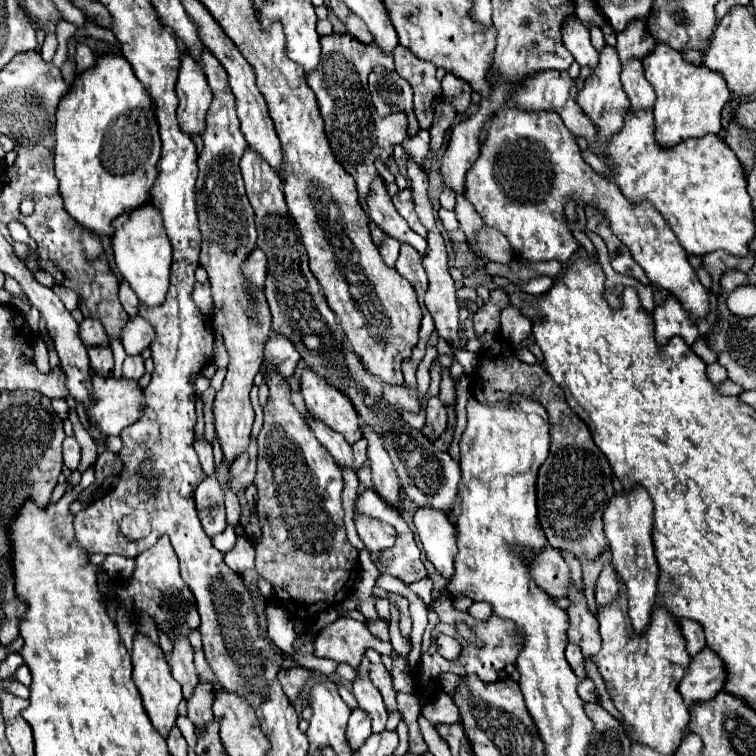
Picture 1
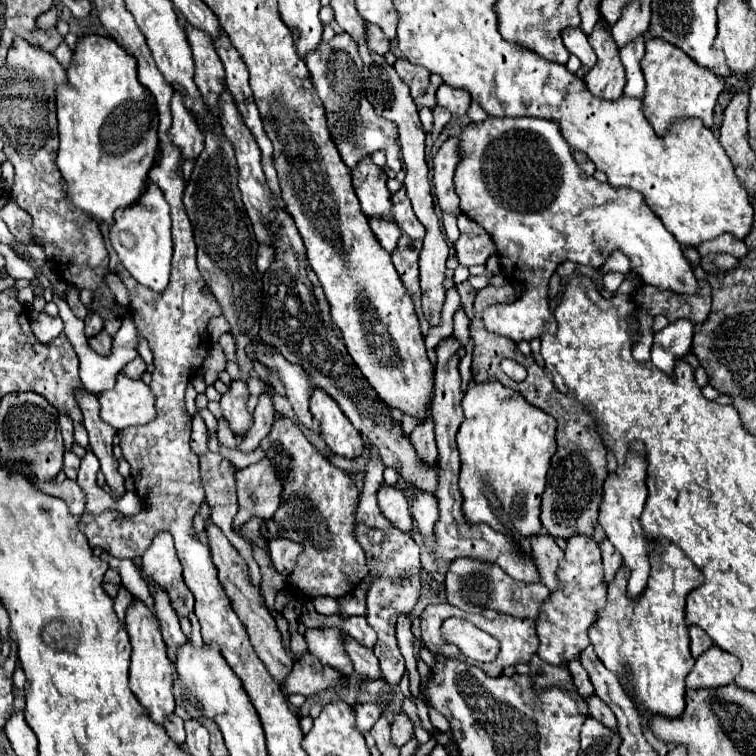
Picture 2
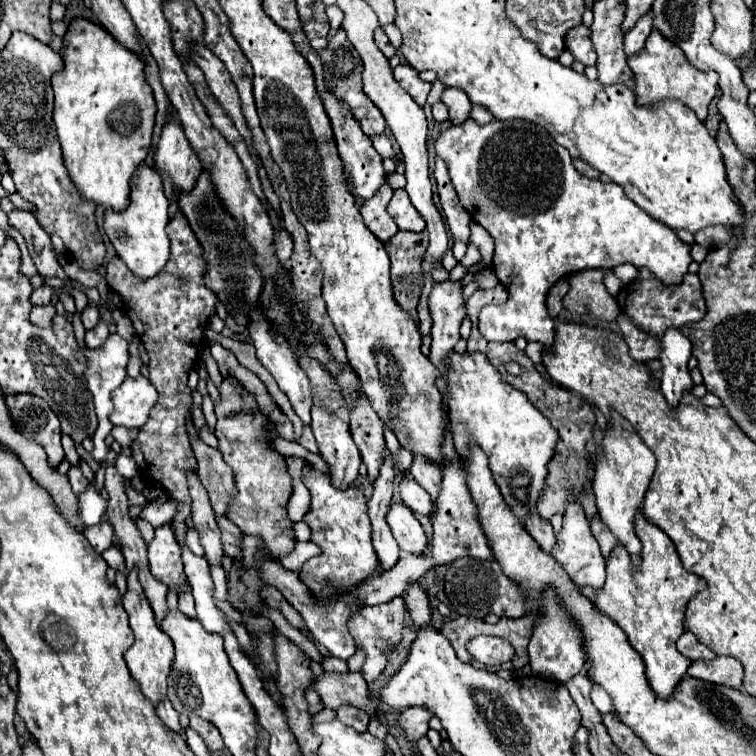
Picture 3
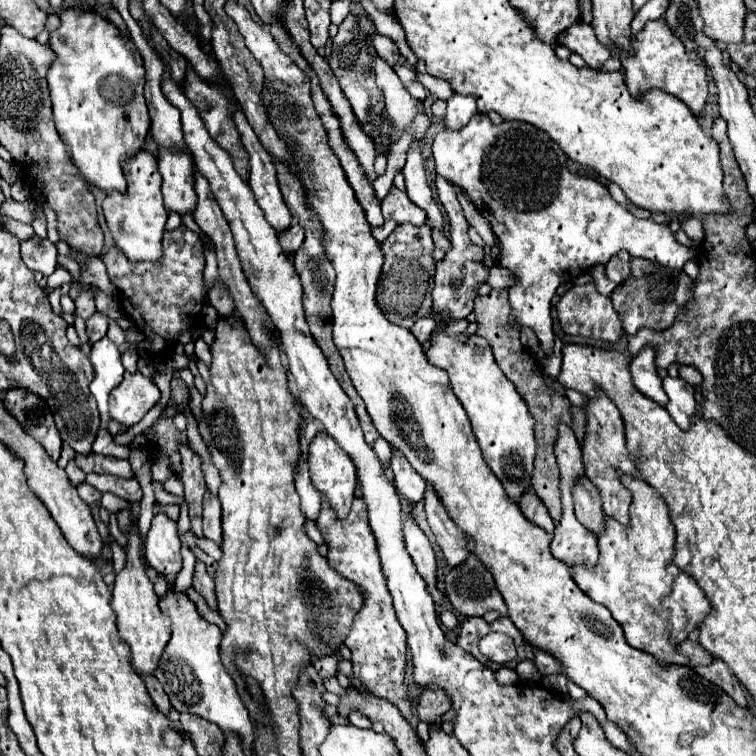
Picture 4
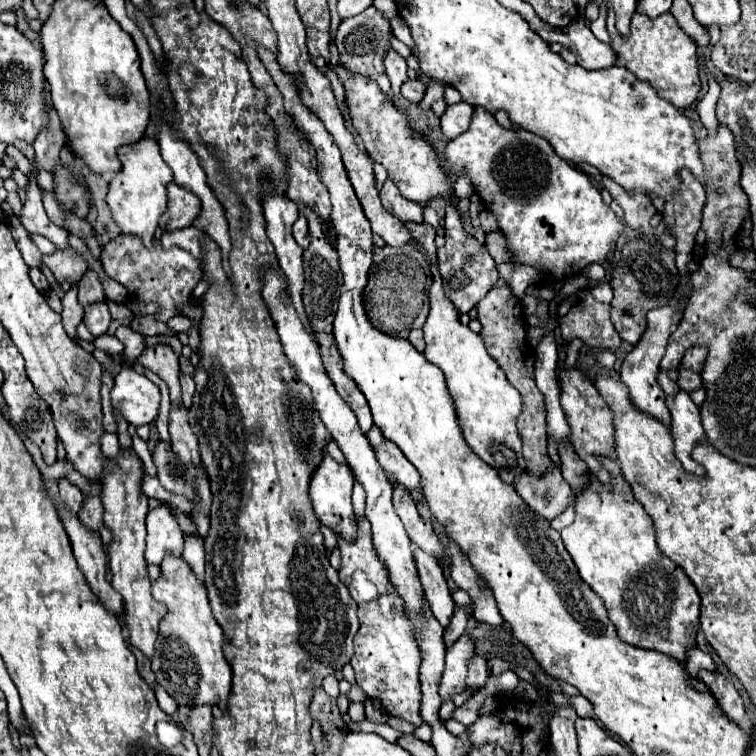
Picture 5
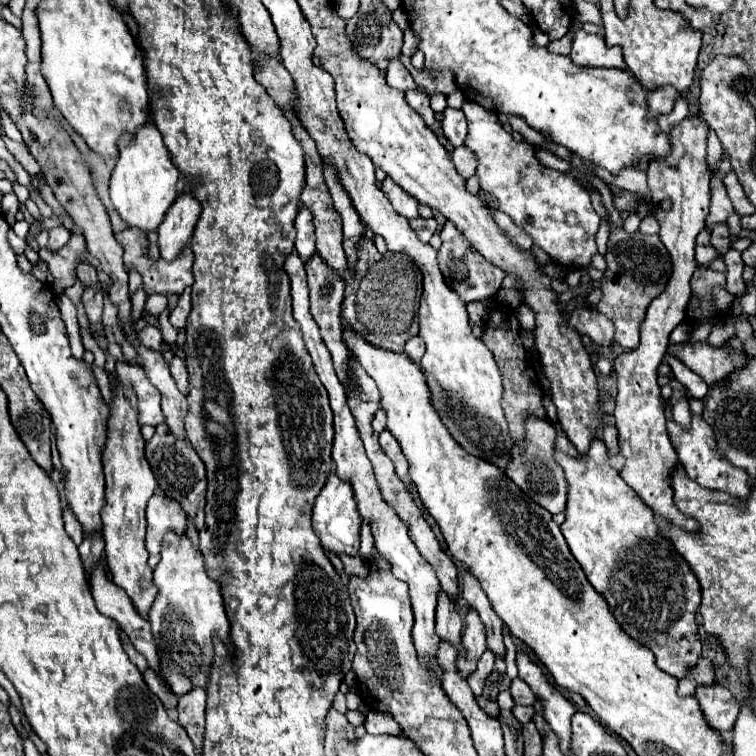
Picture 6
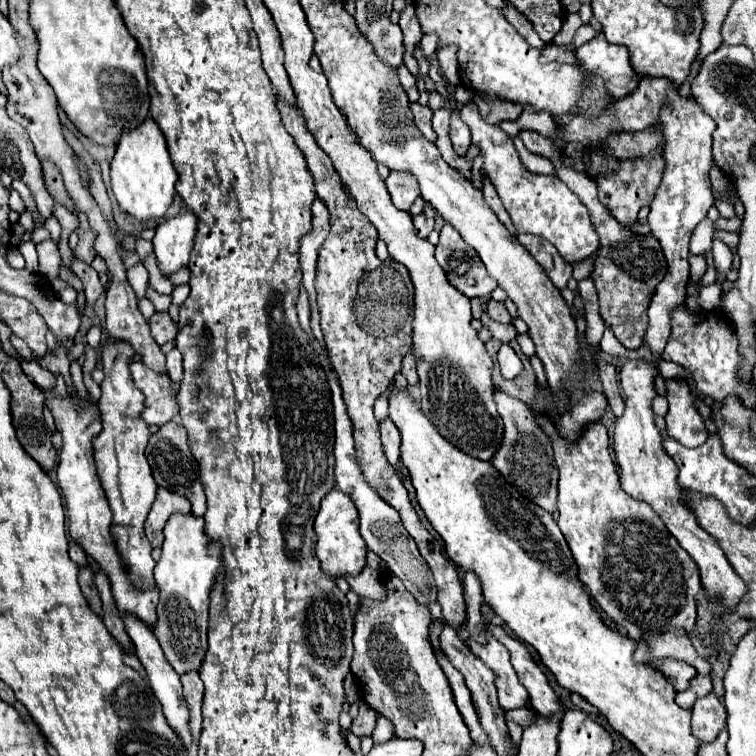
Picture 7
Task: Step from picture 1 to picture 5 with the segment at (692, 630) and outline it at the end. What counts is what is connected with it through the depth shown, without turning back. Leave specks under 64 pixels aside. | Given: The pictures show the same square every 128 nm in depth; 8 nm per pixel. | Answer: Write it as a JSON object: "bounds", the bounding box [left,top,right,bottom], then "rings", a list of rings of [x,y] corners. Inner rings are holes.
{"bounds":[684,648,714,676],"rings":[[[692,648],[686,654],[684,668],[686,668],[688,676],[698,676],[700,670],[710,670],[712,672],[714,670],[714,662],[712,662],[712,658],[706,652],[702,652],[698,648]]]}

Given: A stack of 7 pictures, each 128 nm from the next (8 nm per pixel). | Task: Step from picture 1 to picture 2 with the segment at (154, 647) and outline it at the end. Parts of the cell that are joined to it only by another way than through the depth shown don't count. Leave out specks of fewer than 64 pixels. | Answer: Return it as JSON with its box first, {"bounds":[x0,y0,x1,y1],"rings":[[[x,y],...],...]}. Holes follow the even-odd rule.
{"bounds":[126,600,174,724],"rings":[[[134,600],[126,610],[126,630],[132,642],[132,656],[130,656],[130,690],[138,698],[138,702],[150,712],[150,718],[156,724],[162,724],[168,714],[174,712],[174,666],[168,658],[168,646],[164,644],[158,628],[158,620],[150,612],[150,608]]]}

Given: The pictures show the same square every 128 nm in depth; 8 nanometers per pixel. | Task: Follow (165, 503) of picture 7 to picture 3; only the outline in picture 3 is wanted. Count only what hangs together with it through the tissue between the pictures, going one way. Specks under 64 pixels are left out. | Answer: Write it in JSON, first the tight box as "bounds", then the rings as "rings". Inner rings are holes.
{"bounds":[148,524,186,590],"rings":[[[170,524],[156,528],[154,540],[148,544],[148,562],[152,576],[168,584],[168,588],[178,590],[178,586],[186,582],[186,574],[180,558],[180,546],[176,542]]]}

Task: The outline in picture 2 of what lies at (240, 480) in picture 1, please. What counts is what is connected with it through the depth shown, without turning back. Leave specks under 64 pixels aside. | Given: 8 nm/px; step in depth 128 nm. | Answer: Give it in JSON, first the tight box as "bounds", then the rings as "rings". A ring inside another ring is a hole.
{"bounds":[238,394,274,452],"rings":[[[262,394],[258,398],[258,406],[254,410],[254,424],[252,428],[246,432],[244,440],[238,444],[238,448],[242,452],[254,452],[260,444],[262,438],[268,436],[270,428],[274,424],[274,408],[272,408],[272,400],[268,394]]]}

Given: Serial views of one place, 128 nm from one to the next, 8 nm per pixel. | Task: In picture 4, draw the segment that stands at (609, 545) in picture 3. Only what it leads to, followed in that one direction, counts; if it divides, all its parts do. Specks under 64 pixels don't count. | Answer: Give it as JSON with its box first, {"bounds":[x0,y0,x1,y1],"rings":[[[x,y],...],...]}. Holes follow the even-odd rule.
{"bounds":[572,476,604,534],"rings":[[[580,476],[572,486],[572,498],[574,498],[576,518],[586,528],[590,528],[590,532],[598,534],[604,524],[604,512],[596,486],[586,476]]]}

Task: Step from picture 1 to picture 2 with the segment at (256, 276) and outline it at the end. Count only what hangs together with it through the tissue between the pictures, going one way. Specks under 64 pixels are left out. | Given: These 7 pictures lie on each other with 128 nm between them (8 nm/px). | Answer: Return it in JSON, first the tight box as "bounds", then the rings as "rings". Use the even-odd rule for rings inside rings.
{"bounds":[256,244,274,272],"rings":[[[260,244],[258,248],[258,258],[256,258],[256,264],[260,268],[260,272],[268,270],[268,266],[274,262],[274,248],[268,246],[268,244]]]}

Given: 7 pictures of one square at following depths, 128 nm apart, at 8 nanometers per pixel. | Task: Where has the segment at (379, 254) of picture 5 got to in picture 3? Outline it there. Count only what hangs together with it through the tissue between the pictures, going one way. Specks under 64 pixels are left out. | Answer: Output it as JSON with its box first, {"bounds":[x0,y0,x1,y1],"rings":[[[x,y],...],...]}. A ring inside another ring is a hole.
{"bounds":[384,230,428,320],"rings":[[[398,230],[390,240],[384,242],[384,246],[390,256],[394,300],[416,320],[416,306],[424,288],[422,260],[428,248],[428,234]]]}

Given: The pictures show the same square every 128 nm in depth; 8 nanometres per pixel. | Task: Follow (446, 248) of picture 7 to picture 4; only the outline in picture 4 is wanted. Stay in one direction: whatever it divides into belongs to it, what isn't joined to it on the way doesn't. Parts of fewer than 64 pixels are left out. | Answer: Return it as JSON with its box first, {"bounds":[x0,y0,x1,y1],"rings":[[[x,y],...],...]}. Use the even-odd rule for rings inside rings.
{"bounds":[432,176,488,322],"rings":[[[438,176],[436,186],[440,192],[440,202],[450,220],[450,250],[436,264],[436,278],[434,278],[434,290],[432,290],[434,312],[448,310],[450,318],[456,322],[460,318],[466,318],[472,312],[474,298],[478,296],[478,288],[488,280],[488,268],[484,266],[484,249],[474,245],[468,238],[468,222],[462,214],[462,206],[456,198],[452,184],[446,178]]]}

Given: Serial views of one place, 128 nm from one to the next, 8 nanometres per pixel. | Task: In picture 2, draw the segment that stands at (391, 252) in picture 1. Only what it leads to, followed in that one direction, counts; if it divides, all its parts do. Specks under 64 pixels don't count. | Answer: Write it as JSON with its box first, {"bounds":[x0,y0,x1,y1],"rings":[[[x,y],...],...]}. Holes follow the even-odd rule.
{"bounds":[368,216,400,252],"rings":[[[370,216],[368,218],[368,222],[370,222],[370,226],[372,226],[372,232],[376,234],[376,238],[378,238],[378,242],[388,250],[388,252],[392,252],[394,248],[396,248],[396,242],[398,242],[398,238],[400,238],[400,228],[396,226],[396,222],[392,222],[388,216],[384,218],[384,216]]]}

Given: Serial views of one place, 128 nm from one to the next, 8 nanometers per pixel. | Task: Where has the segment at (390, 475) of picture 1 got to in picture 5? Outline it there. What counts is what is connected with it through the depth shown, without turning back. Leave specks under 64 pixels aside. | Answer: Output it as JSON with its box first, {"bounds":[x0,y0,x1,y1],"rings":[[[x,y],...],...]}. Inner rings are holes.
{"bounds":[414,548,456,628],"rings":[[[418,548],[414,552],[414,560],[416,560],[418,574],[420,574],[420,582],[424,586],[426,600],[428,600],[436,620],[446,628],[450,624],[450,618],[454,614],[456,604],[454,604],[452,594],[446,586],[442,568],[438,566],[438,562],[432,556],[428,556],[426,552],[420,552]]]}

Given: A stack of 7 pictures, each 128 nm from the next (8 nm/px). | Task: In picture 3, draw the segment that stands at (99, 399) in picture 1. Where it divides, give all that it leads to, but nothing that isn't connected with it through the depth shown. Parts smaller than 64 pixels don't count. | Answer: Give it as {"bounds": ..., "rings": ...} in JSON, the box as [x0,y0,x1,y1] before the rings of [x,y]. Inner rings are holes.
{"bounds":[110,376,158,428],"rings":[[[136,376],[126,378],[114,392],[114,412],[110,416],[114,426],[126,426],[126,428],[140,428],[146,424],[148,414],[152,406],[158,400],[156,388],[150,384],[148,378]]]}

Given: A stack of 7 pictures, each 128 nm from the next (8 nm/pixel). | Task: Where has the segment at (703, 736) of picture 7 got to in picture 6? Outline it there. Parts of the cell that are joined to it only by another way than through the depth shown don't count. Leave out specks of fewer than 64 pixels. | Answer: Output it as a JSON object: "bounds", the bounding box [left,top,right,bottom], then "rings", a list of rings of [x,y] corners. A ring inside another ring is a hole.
{"bounds":[696,684,740,734],"rings":[[[720,684],[700,686],[696,690],[696,700],[700,704],[700,710],[704,714],[704,720],[712,730],[718,734],[726,734],[734,728],[736,716],[740,712],[738,700]]]}

